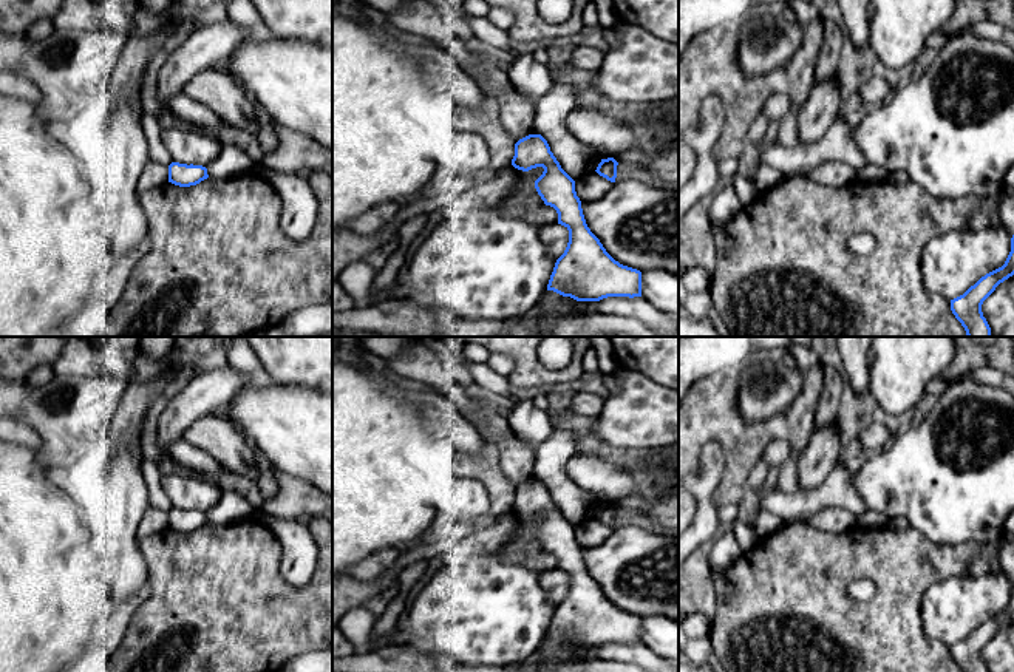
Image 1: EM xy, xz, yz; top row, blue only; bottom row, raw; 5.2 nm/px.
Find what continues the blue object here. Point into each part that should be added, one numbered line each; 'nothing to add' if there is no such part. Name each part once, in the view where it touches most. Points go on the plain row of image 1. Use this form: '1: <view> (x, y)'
nothing to add

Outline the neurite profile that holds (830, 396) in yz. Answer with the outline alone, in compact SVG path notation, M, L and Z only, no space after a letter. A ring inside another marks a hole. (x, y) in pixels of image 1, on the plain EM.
M822 365L822 369L824 388L818 400L816 428L832 426L838 422L838 409L844 389L842 377L835 368Z

